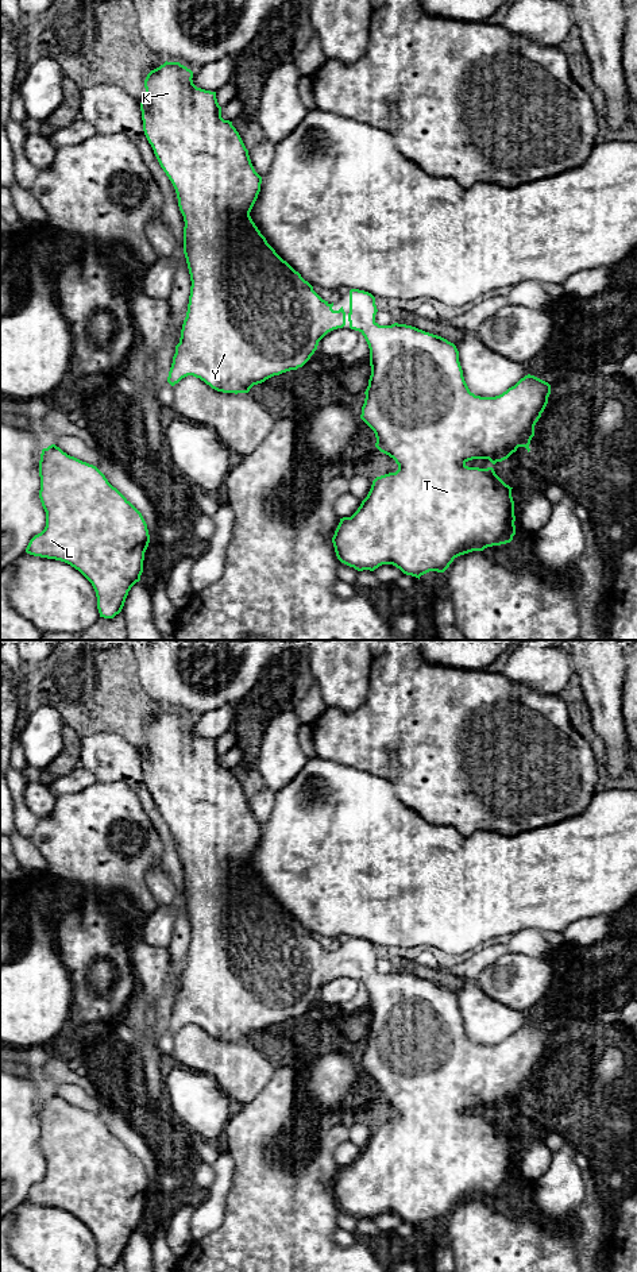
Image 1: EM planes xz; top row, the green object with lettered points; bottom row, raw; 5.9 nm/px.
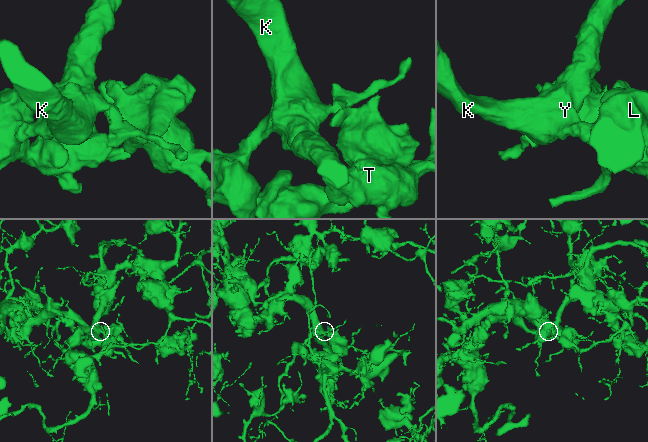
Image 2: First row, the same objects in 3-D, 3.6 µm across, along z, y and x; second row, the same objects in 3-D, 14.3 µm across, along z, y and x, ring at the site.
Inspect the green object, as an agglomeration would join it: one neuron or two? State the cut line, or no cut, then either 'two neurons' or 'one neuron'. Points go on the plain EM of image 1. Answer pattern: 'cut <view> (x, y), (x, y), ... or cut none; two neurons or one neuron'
cut none; one neuron

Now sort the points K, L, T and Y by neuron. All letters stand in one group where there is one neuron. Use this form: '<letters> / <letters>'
K L T Y

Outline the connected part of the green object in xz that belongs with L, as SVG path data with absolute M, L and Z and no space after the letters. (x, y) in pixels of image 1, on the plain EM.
M55 1092L42 1098L39 1125L46 1175L30 1188L26 1200L61 1209L78 1218L96 1240L100 1265L113 1267L143 1221L150 1183L142 1161L96 1114L67 1103Z

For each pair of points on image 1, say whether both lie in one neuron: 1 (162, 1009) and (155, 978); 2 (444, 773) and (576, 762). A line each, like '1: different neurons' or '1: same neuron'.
1: different neurons
2: same neuron

